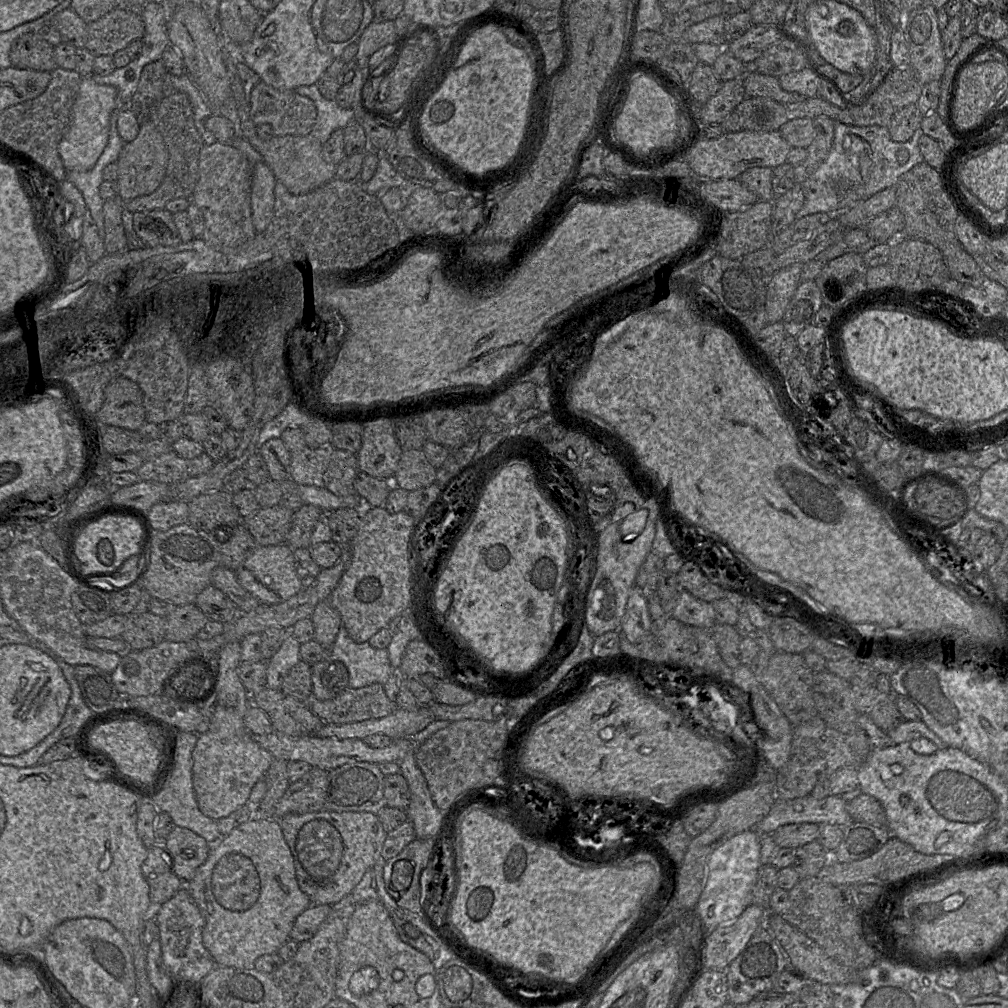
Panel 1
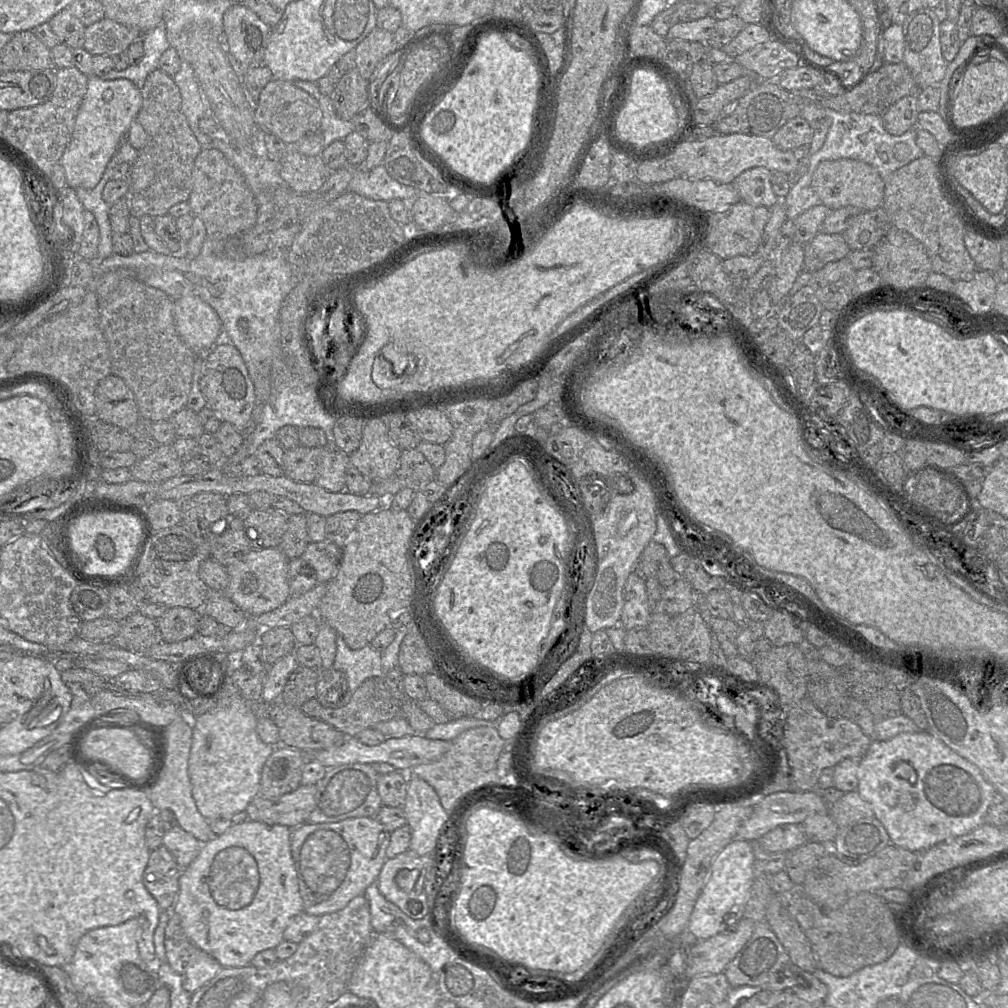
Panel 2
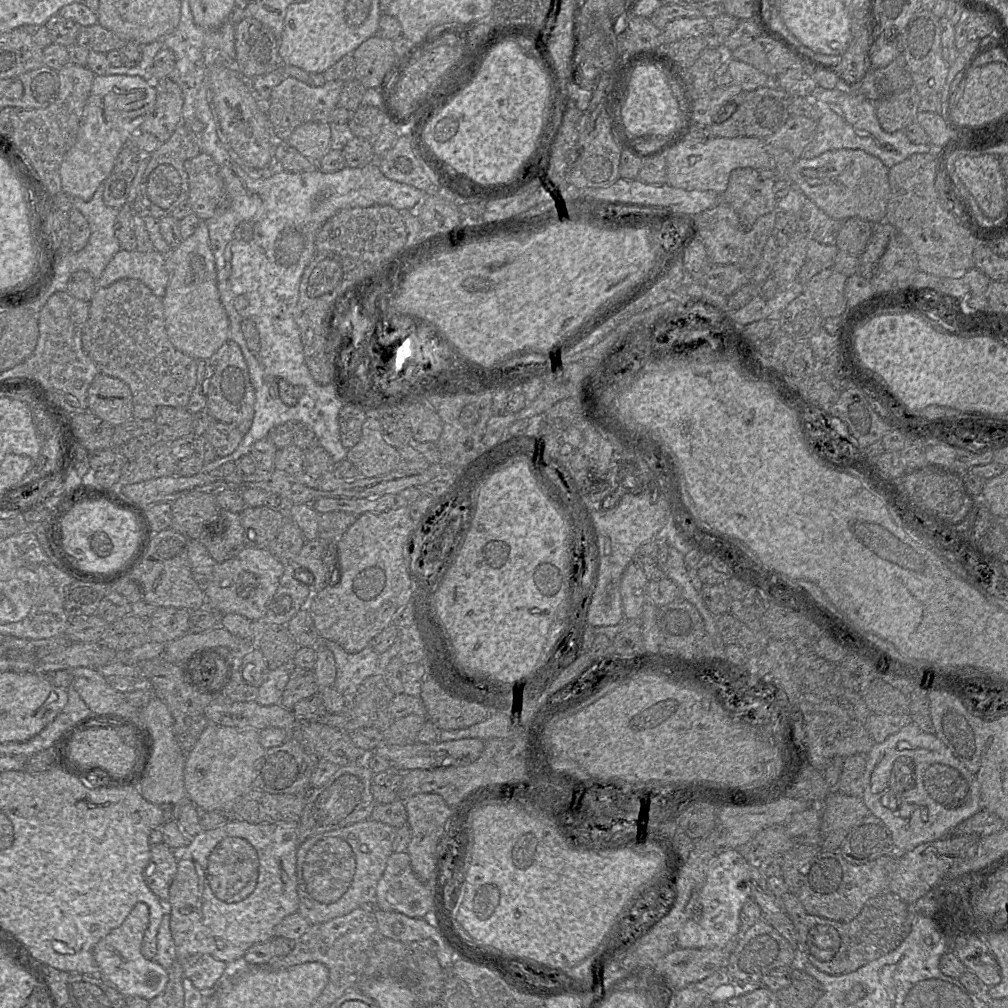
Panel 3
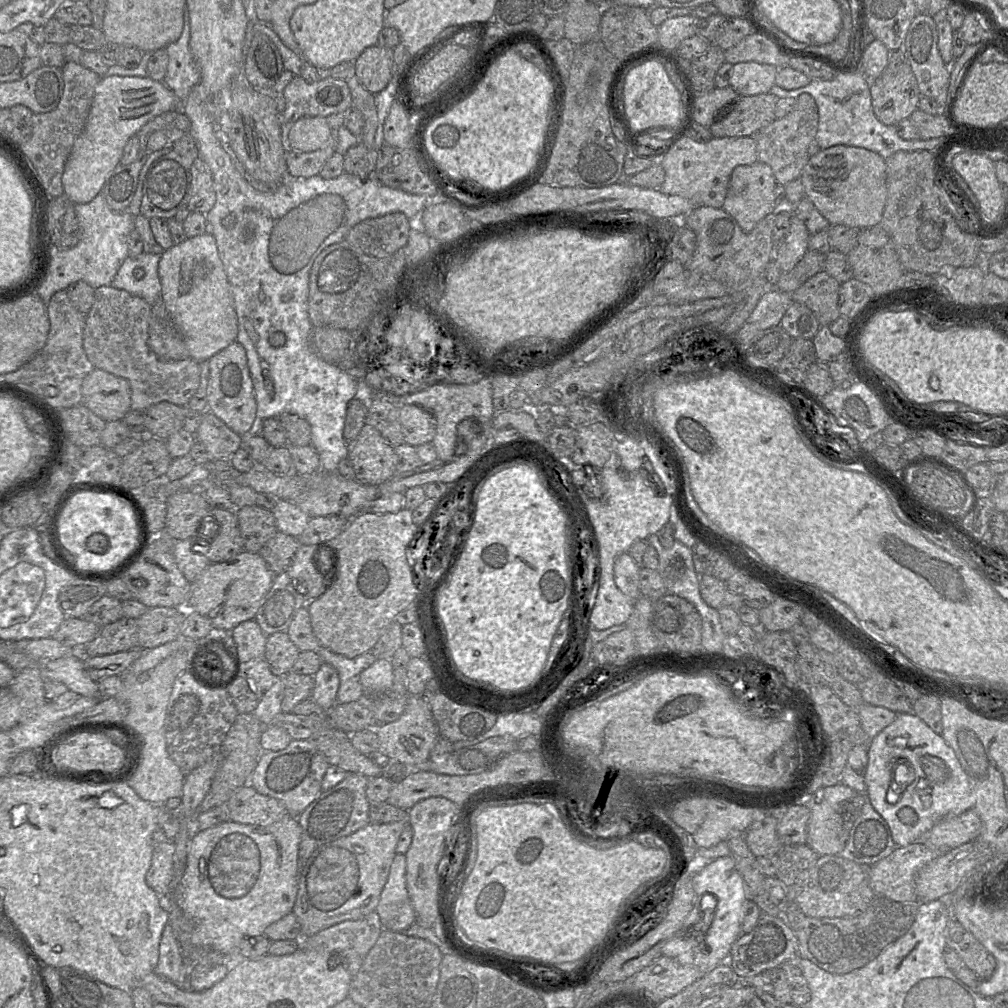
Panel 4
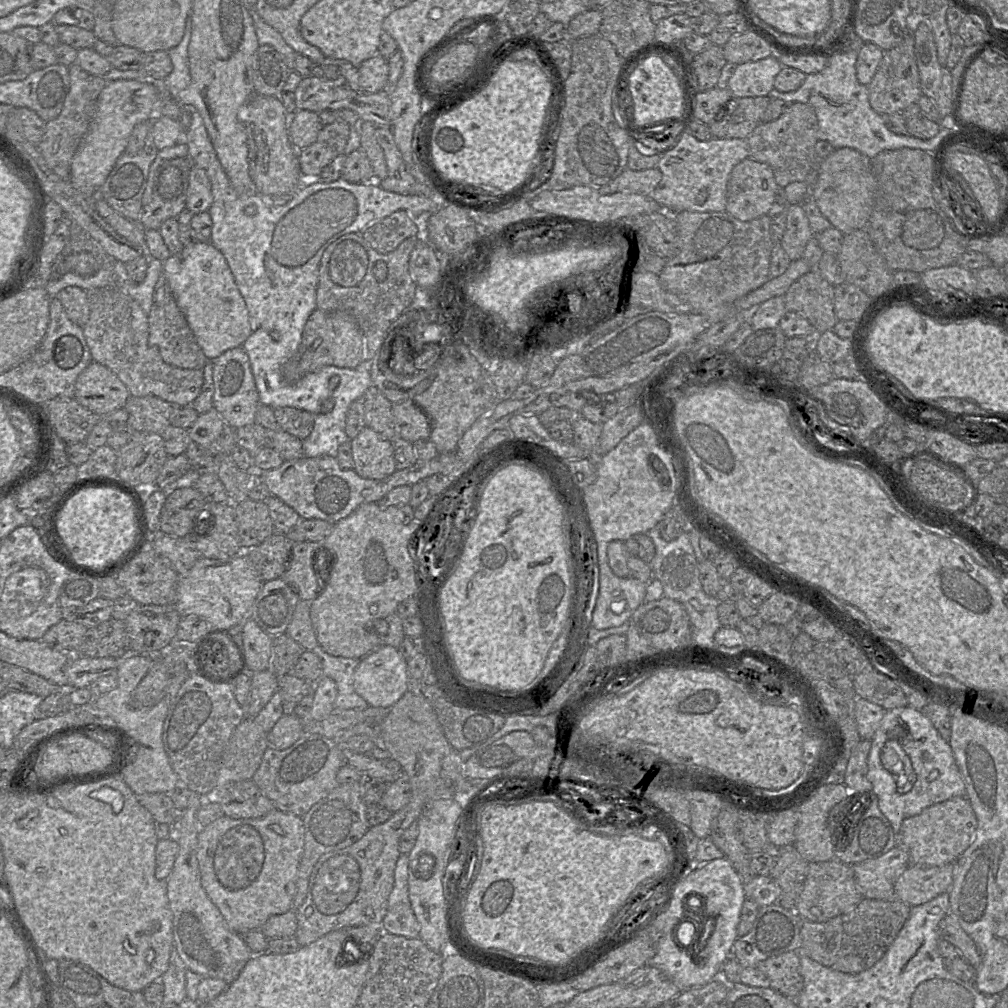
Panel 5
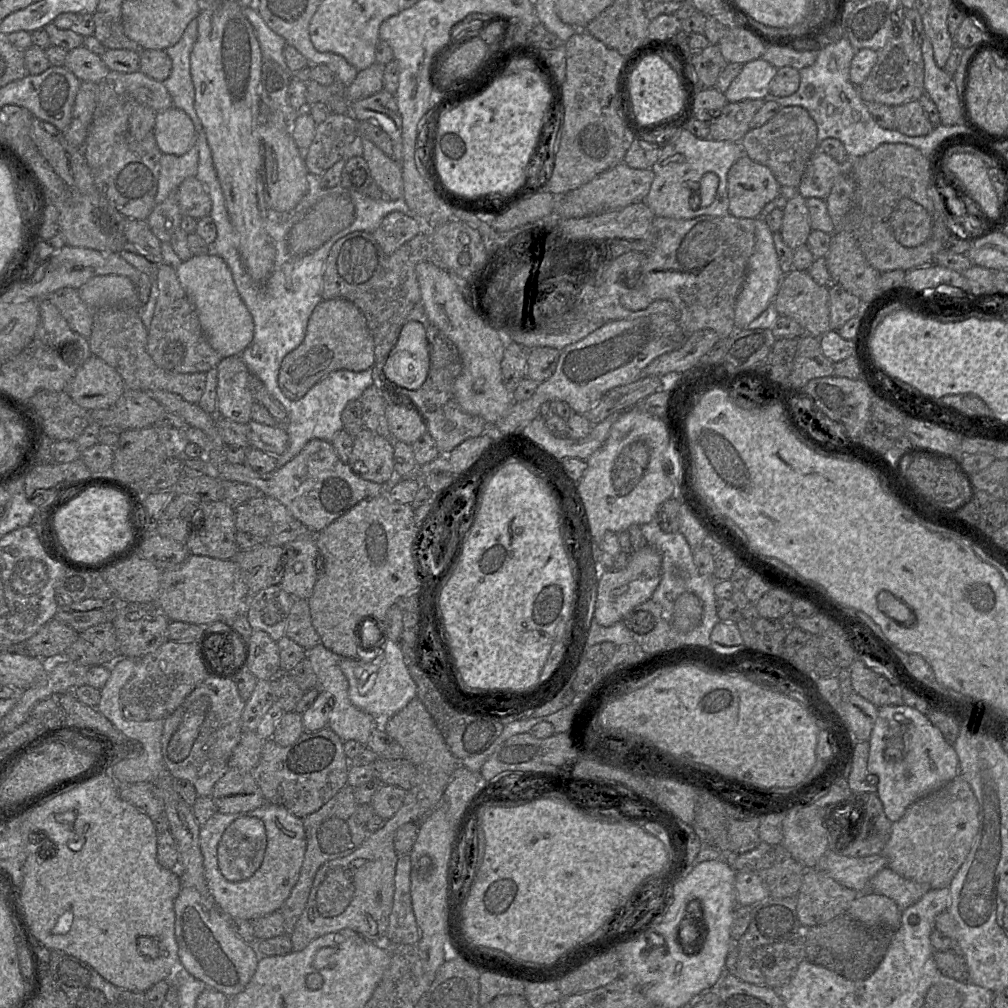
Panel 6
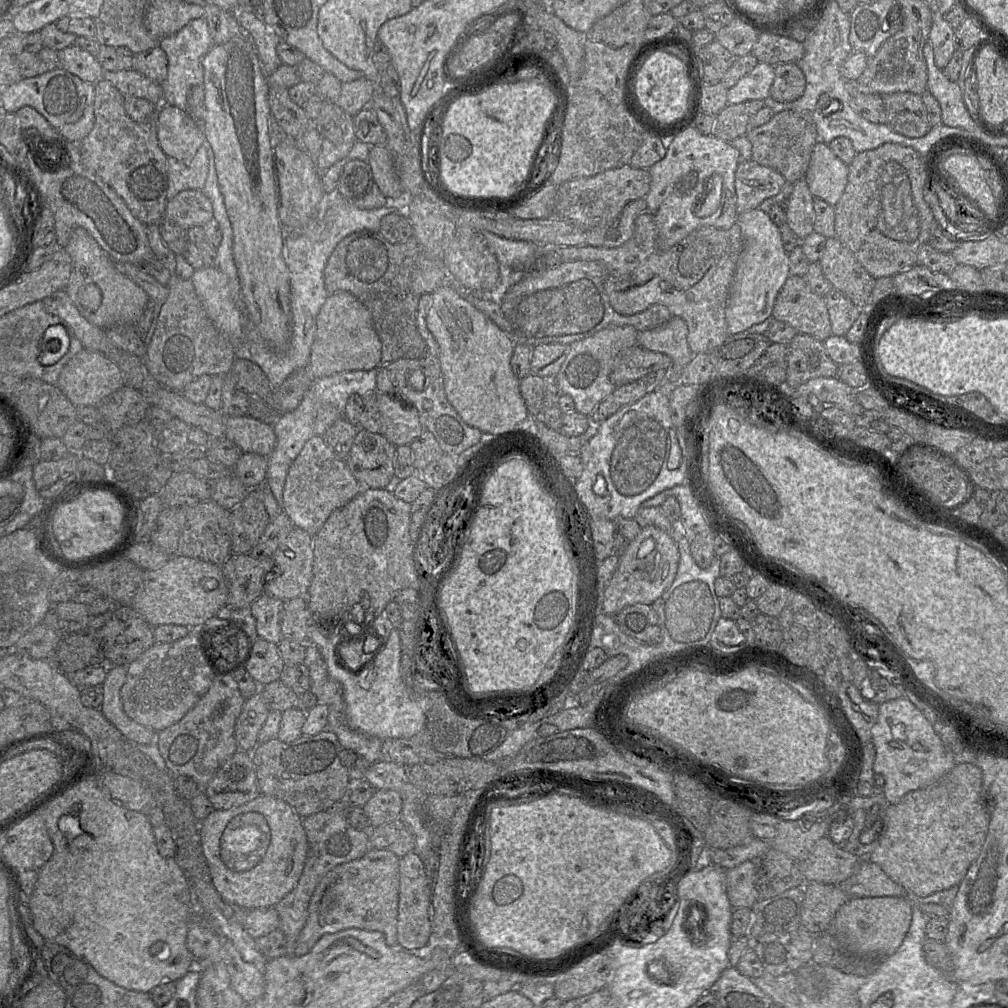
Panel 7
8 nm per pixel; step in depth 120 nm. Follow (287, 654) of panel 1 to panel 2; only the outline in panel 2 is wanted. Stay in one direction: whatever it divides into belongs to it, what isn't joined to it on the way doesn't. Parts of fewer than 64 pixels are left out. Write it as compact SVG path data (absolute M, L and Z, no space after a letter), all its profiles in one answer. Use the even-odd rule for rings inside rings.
M295 652L286 655L273 665L267 667L261 701L264 703L278 701L290 675L297 667L298 662Z

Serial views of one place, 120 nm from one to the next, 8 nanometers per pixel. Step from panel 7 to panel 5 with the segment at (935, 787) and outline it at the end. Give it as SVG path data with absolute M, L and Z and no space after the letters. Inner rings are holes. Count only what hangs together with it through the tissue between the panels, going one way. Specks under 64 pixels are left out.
M966 796L952 797L925 808L920 814L903 820L899 831L899 844L903 845L909 854L909 866L943 866L954 863L969 847L975 836L977 818Z

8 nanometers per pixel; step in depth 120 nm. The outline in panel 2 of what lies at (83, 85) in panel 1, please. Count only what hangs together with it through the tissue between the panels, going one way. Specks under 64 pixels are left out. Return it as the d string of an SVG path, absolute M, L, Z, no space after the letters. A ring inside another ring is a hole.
M95 75L88 77L87 90L79 107L70 141L61 157L66 184L73 189L93 189L99 183L142 106L141 90L130 80L104 80Z

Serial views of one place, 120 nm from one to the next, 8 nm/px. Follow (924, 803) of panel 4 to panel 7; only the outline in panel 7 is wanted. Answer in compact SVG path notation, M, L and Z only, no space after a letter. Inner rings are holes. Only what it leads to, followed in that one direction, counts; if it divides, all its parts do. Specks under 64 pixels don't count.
M906 696L879 704L871 742L876 749L873 770L885 779L882 794L890 805L898 803L910 791L935 784L958 761L945 747L933 725Z

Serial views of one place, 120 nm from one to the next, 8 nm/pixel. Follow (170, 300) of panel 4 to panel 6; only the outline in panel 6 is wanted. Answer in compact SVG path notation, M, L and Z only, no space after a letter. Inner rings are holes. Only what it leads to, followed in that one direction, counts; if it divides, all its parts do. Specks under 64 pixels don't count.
M215 254L193 255L176 268L179 282L195 307L211 347L222 357L240 356L254 336L253 318L242 301L226 262Z

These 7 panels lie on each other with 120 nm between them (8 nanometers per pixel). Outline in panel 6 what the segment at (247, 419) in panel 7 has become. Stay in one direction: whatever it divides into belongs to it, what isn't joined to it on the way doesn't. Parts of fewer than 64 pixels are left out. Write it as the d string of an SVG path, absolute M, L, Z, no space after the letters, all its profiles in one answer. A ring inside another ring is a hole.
M253 420L245 424L250 448L256 448L273 456L282 455L289 444L289 436L283 426L267 426Z

